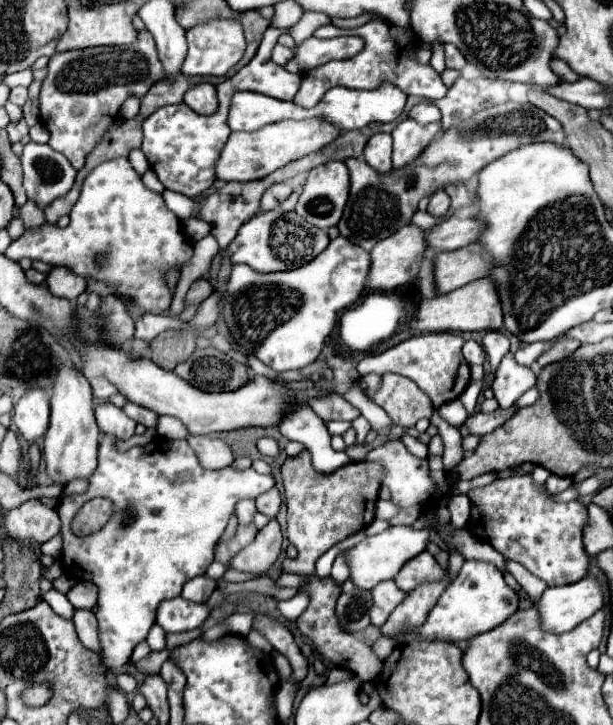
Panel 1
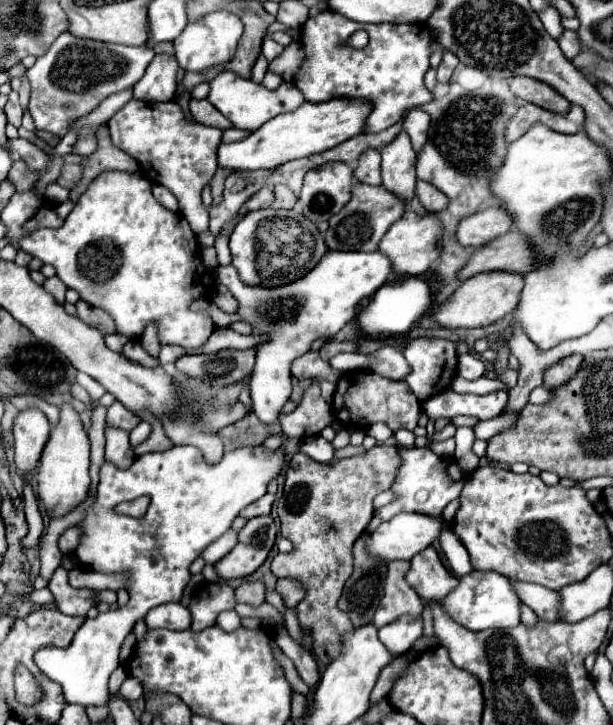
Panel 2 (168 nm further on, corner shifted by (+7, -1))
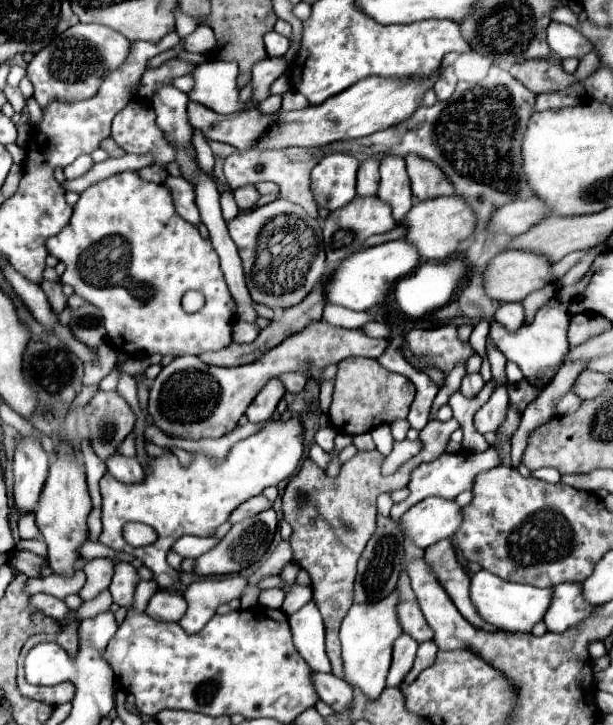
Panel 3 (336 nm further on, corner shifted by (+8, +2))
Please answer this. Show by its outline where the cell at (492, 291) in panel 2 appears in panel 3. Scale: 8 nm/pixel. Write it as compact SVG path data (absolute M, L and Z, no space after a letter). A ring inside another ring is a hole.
M519 249L503 251L489 263L485 271L485 291L499 301L523 301L527 295L553 281L551 265L553 263L545 255L535 251L519 251Z

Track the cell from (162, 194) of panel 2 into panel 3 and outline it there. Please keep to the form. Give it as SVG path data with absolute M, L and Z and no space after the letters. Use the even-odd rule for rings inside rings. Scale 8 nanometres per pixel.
M167 177L165 185L171 189L173 193L173 201L175 201L175 209L177 213L187 219L189 223L197 225L199 219L199 211L195 205L195 195L193 195L193 185L189 185L189 181L185 181L183 177Z

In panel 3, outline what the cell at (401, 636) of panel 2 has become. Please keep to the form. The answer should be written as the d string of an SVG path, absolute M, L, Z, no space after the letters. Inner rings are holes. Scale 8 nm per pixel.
M401 635L401 639L397 639L393 647L393 661L391 661L391 669L387 675L389 687L401 687L401 683L405 681L407 673L413 667L415 653L417 653L417 643L409 639L409 635Z

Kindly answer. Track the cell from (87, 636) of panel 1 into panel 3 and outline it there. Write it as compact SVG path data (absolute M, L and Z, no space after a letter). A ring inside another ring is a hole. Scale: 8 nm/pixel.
M91 559L85 563L85 573L87 573L87 583L85 587L81 589L79 597L83 601L91 601L95 599L103 589L109 587L111 583L111 577L113 577L113 571L115 571L115 563L111 559Z

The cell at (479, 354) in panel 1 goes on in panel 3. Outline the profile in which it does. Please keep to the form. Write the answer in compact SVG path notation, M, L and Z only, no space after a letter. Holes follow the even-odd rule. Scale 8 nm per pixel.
M479 373L465 375L465 377L463 377L463 383L461 383L461 393L463 393L465 397L475 397L475 395L481 391L483 385L485 385L485 381L481 379Z

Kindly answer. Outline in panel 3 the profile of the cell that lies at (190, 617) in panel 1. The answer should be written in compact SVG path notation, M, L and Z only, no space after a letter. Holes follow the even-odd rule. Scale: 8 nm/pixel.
M159 589L147 603L145 613L157 621L179 621L185 615L187 603L181 593Z

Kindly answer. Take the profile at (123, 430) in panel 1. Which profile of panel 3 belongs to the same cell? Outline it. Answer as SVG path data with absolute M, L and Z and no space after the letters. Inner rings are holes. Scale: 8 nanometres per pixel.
M113 453L107 461L107 471L121 483L141 483L145 479L145 471L133 457L121 457L119 453Z

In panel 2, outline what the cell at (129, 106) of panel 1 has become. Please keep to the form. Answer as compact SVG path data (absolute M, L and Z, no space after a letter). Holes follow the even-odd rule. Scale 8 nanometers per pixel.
M156 54L146 68L144 78L134 86L134 100L170 102L176 90L178 60L170 54Z

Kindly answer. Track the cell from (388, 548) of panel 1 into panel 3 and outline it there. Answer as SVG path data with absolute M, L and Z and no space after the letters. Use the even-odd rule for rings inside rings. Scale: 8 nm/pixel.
M427 497L411 507L401 519L405 537L411 537L415 545L427 549L441 539L453 537L463 523L463 509L455 499Z

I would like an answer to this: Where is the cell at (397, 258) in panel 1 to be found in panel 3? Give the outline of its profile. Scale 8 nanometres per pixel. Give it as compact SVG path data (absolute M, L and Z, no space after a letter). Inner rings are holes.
M459 195L435 197L435 199L417 203L409 211L409 215L405 219L405 227L407 227L405 239L409 239L419 249L419 255L423 259L445 261L449 255L455 253L459 243L463 243L465 239L471 237L475 225L477 225L477 215L473 213L473 209L465 201L465 197L459 197Z

